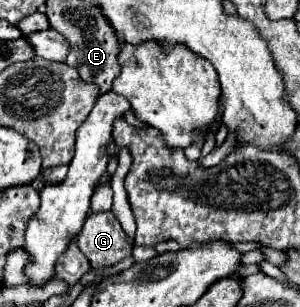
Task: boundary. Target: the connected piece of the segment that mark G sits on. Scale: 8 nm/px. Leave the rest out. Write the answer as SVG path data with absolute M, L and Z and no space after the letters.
M106 211L92 213L88 221L84 221L84 229L78 237L78 247L88 257L92 269L104 269L130 255L134 239L124 233L114 213Z

